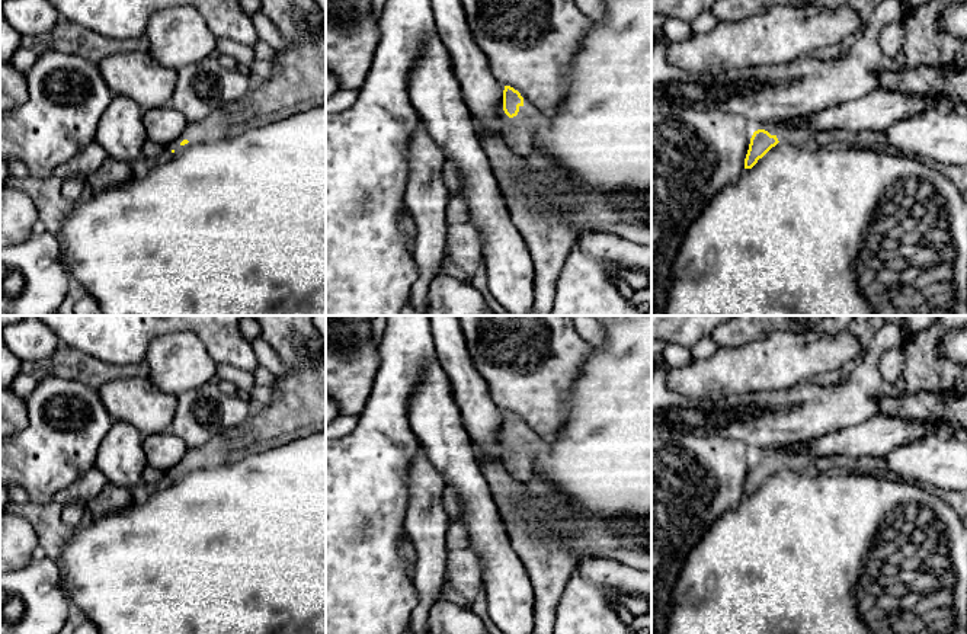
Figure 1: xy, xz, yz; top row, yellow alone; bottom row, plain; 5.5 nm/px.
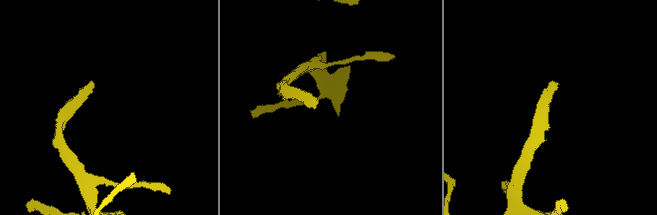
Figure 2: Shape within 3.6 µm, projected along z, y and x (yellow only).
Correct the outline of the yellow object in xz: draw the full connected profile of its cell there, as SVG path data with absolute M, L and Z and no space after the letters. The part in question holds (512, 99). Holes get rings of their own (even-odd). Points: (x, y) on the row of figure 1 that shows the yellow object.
M505 86L503 111L509 116L505 127L505 140L516 154L526 157L534 153L531 141L534 131L528 127L528 118L518 115L521 106L523 106L521 93L510 86Z

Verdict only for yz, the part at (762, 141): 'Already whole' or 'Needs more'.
Needs more

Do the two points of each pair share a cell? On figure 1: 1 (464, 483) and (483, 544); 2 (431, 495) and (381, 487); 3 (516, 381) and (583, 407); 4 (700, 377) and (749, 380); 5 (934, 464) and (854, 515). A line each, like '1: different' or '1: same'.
1: same
2: different
3: different
4: same
5: different

